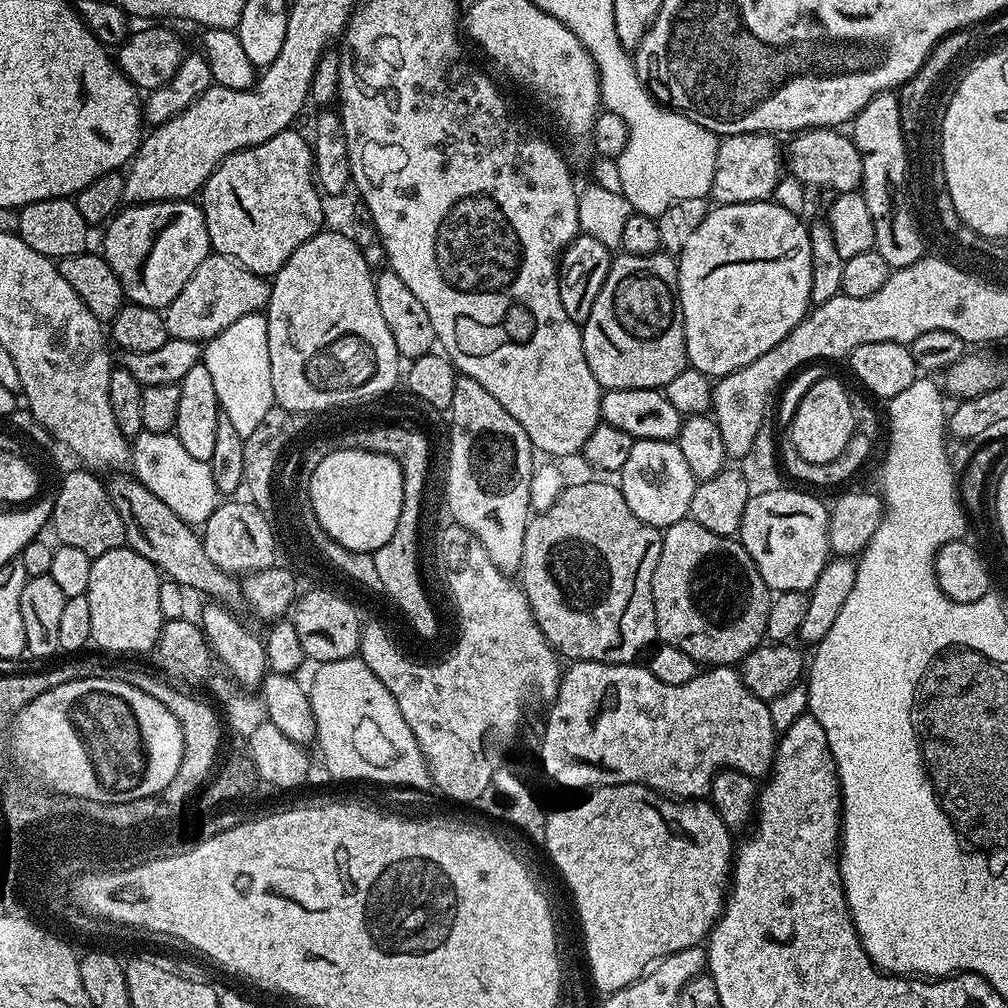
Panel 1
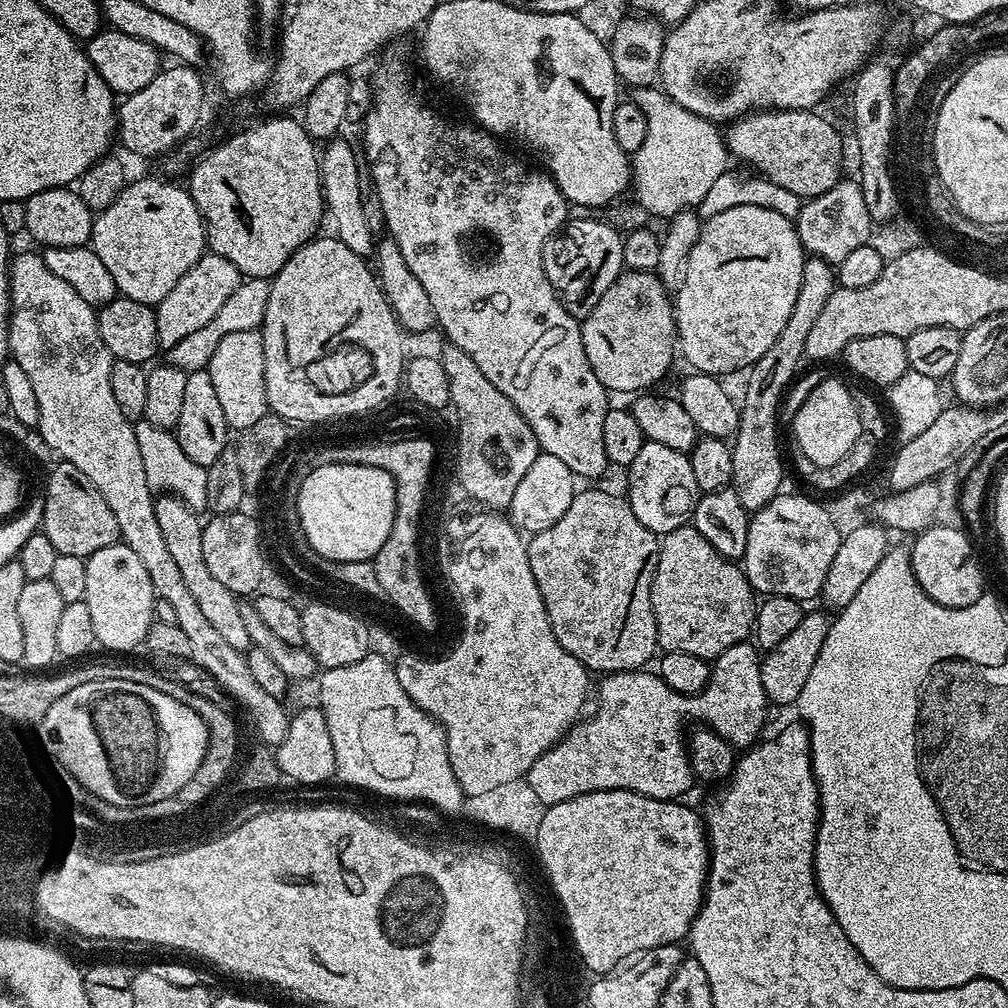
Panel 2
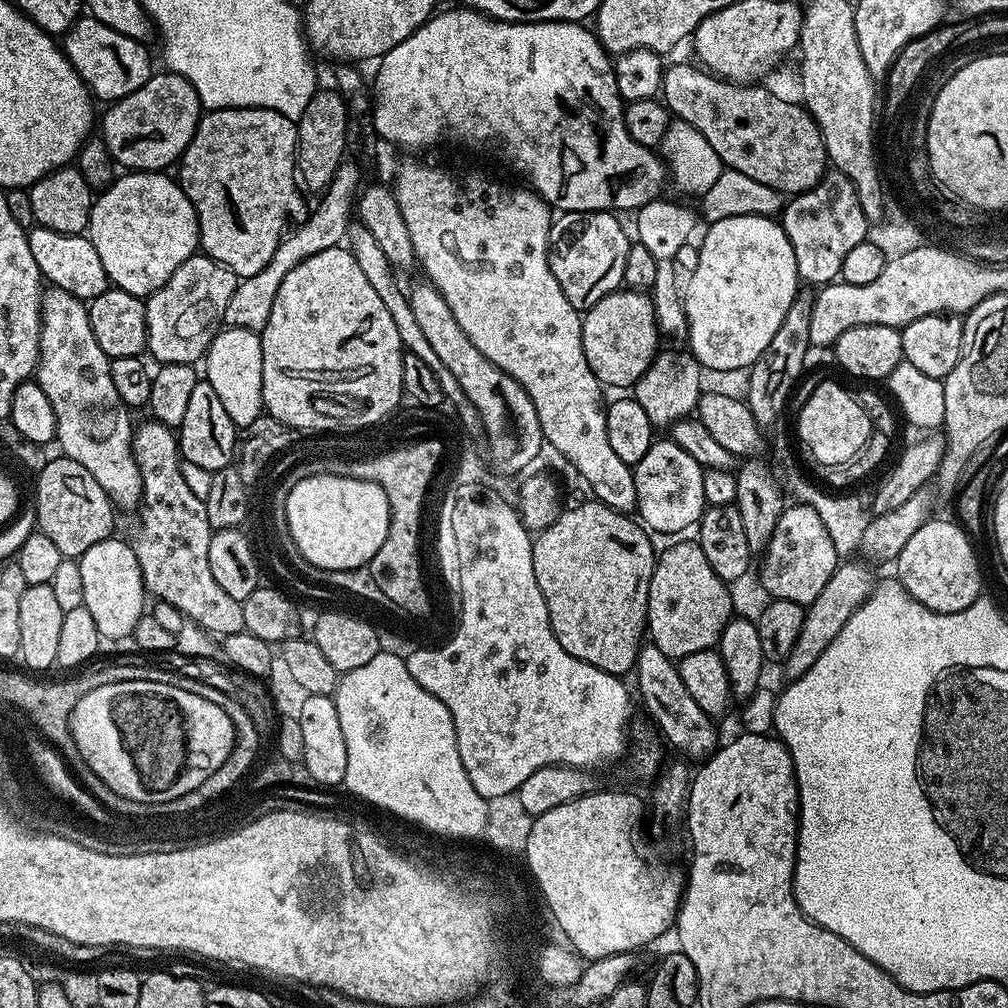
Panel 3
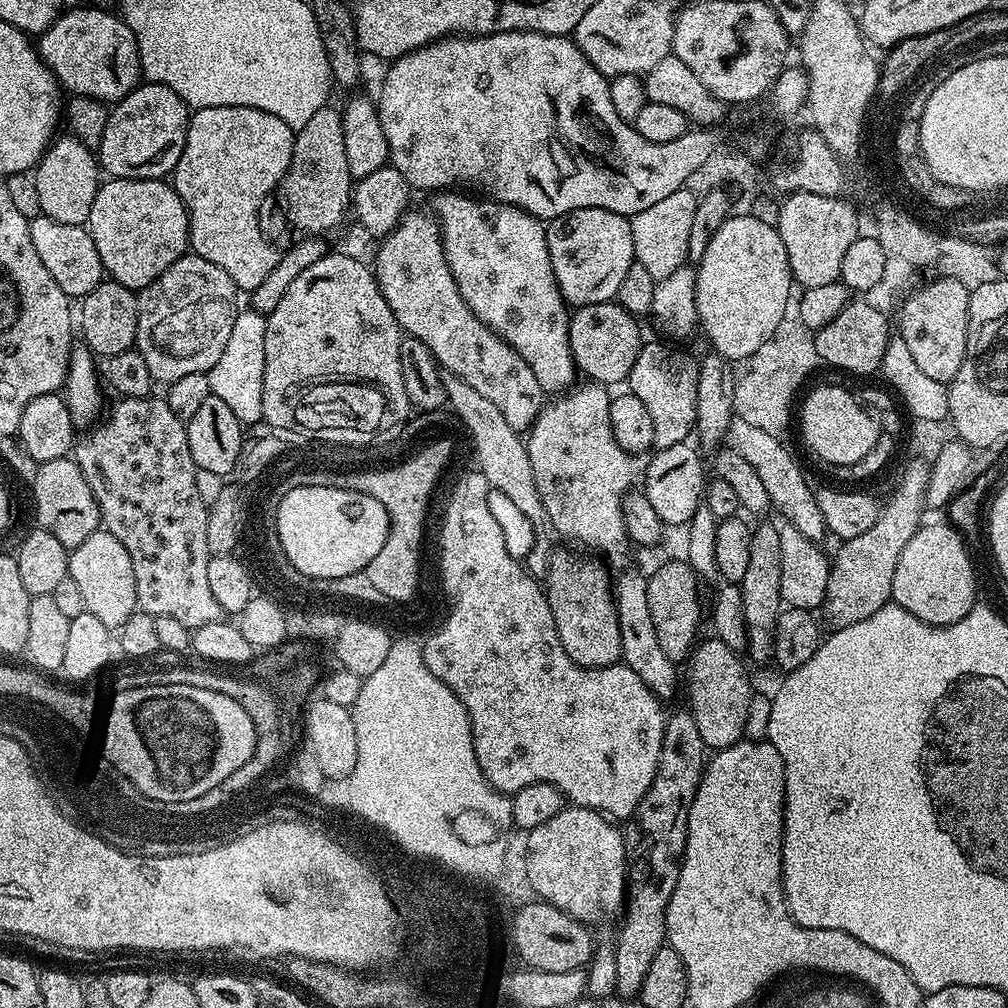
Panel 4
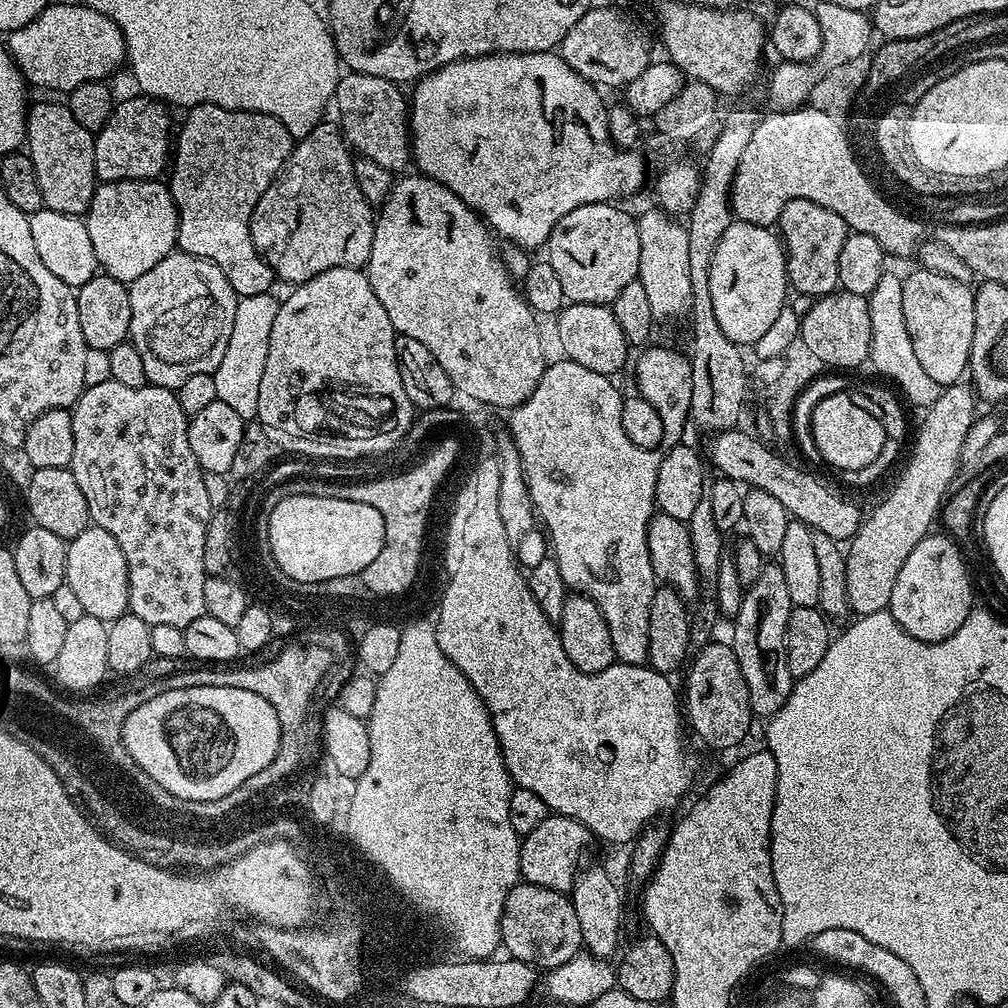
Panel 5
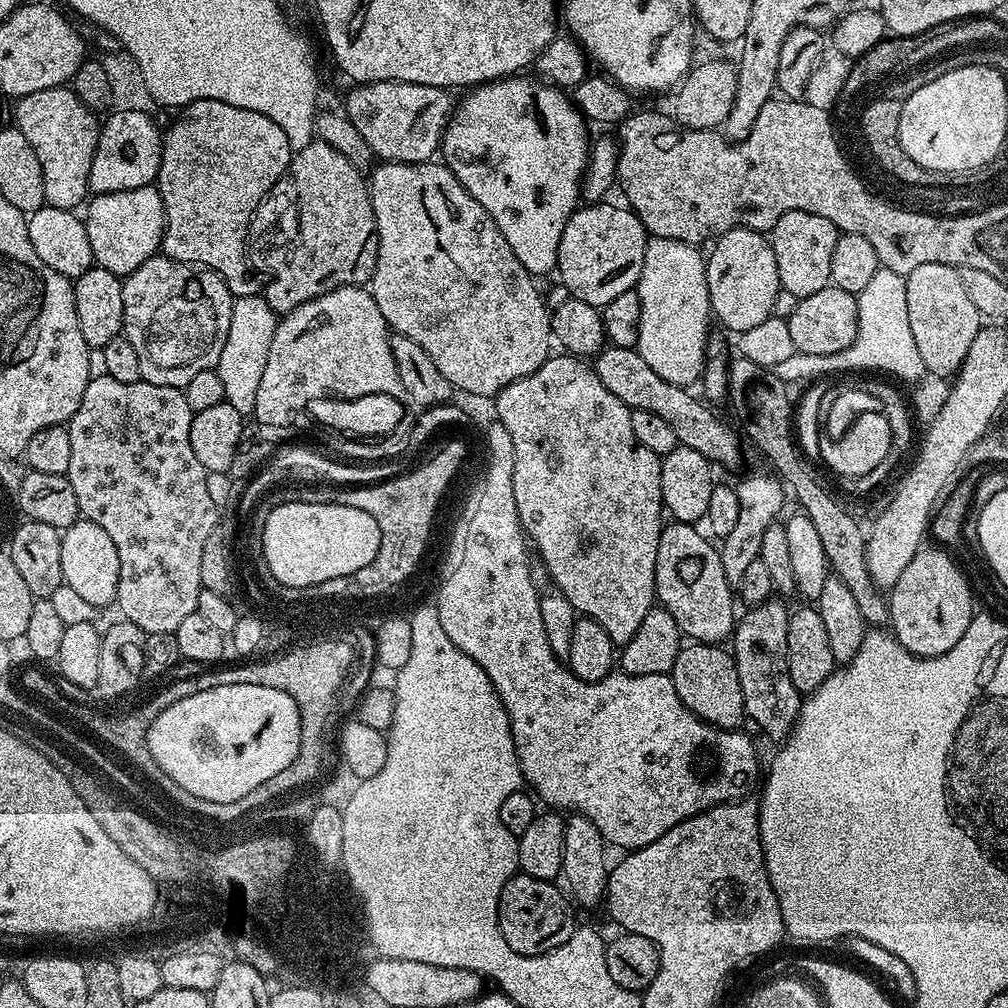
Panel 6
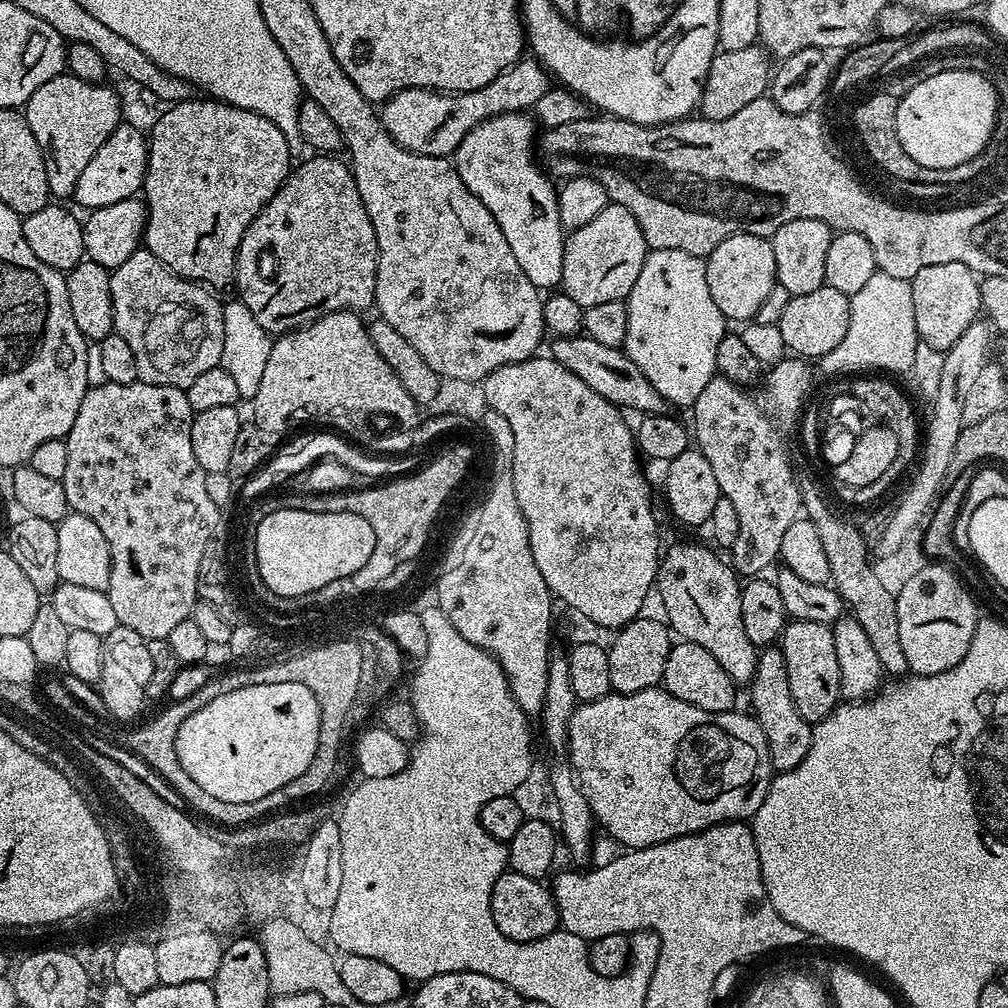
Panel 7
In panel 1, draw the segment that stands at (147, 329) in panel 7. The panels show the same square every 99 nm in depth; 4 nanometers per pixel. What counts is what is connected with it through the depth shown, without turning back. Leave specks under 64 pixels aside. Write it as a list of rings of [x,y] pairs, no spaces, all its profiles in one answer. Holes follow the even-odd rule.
[[[209,254],[202,266],[198,266],[198,270],[190,274],[190,282],[186,282],[182,290],[178,290],[178,298],[174,298],[174,302],[163,309],[168,335],[173,340],[186,338],[210,341],[219,332],[226,330],[230,322],[238,322],[238,318],[246,314],[267,309],[269,291],[270,284],[265,277],[255,276],[228,256]]]

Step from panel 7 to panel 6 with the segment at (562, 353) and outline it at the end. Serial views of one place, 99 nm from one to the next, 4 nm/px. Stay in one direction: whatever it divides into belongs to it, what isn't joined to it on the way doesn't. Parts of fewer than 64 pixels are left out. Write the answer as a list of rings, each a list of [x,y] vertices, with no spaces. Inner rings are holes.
[[[605,346],[596,353],[594,367],[598,378],[602,378],[602,386],[606,386],[614,398],[622,398],[628,408],[650,410],[650,414],[658,414],[658,418],[663,418],[674,429],[676,439],[683,447],[698,450],[698,454],[702,454],[702,458],[706,458],[713,466],[739,466],[741,437],[738,432],[736,437],[735,430],[723,424],[699,395],[691,396],[687,387],[666,382],[666,378],[658,378],[658,374],[646,366],[646,358],[642,358],[635,348]]]

